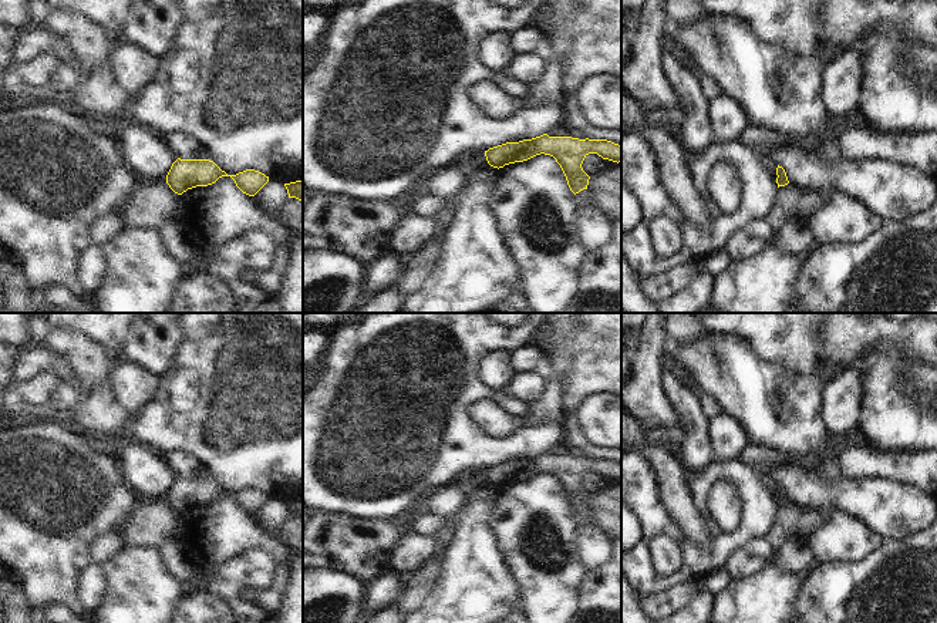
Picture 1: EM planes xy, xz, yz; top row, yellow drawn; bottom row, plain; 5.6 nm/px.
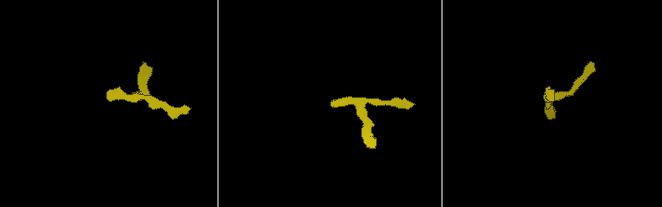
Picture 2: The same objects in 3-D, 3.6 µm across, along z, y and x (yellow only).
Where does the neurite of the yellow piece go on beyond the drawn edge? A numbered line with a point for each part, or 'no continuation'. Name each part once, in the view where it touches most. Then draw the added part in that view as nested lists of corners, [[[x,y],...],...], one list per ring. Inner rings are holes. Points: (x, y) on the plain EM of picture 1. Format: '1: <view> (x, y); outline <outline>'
no continuation

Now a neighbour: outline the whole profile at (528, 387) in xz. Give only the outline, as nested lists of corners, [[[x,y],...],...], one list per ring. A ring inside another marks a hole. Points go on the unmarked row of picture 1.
[[[537,370],[516,373],[505,393],[528,404],[536,403],[545,388],[545,377]]]

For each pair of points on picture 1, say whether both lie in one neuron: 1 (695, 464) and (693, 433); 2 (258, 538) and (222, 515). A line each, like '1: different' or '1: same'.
1: same
2: same

